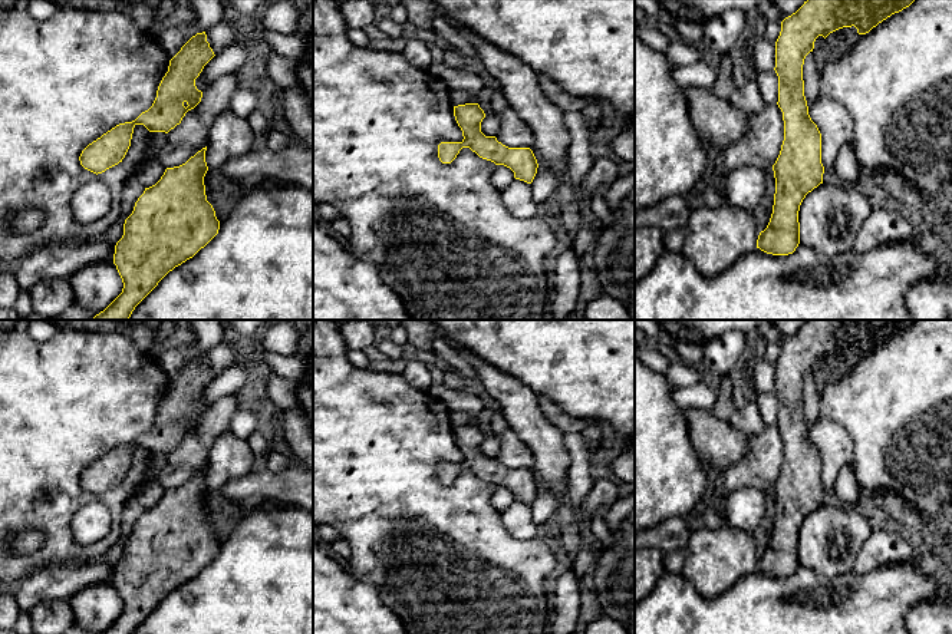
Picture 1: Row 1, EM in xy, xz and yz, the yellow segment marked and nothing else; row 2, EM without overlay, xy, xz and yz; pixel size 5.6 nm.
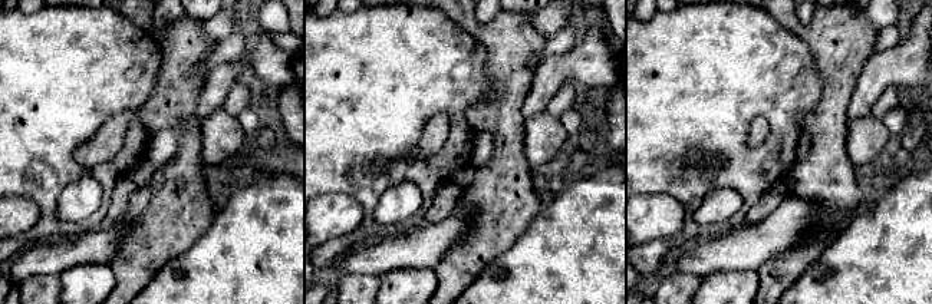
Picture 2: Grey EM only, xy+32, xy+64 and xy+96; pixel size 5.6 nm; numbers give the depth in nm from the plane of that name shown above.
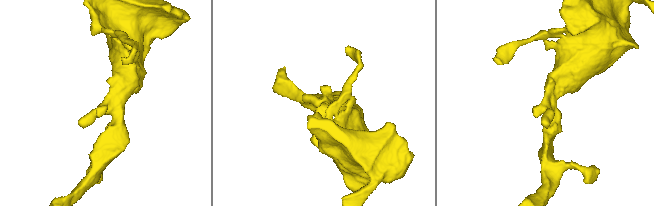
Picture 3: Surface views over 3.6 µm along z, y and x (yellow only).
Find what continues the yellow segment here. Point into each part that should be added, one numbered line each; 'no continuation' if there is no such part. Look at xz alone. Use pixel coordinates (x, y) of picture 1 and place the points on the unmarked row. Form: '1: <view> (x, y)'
no continuation

